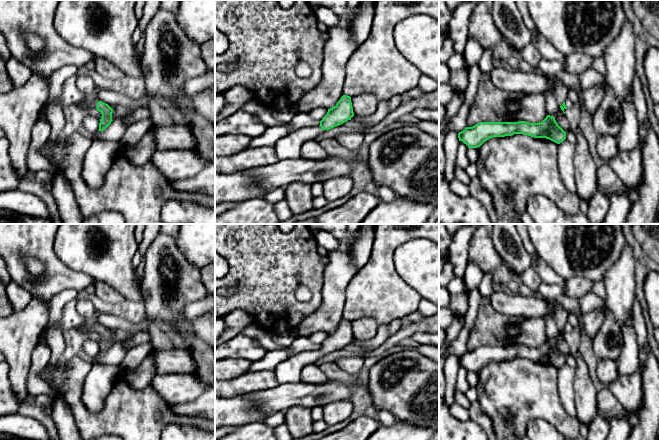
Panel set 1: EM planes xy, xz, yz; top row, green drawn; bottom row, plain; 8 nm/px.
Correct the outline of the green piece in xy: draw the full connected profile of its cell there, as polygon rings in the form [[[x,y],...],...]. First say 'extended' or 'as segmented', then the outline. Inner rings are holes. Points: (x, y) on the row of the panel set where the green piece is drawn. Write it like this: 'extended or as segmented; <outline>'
extended; [[[95,100],[93,102],[80,101],[79,105],[81,107],[84,107],[85,109],[96,108],[97,111],[99,111],[102,114],[101,119],[100,119],[100,123],[99,123],[99,130],[98,131],[103,131],[113,121],[112,120],[113,109],[108,104],[106,104],[102,101],[98,101],[98,100]]]

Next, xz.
extended; [[[343,95],[337,104],[328,109],[319,126],[305,127],[281,137],[275,144],[278,159],[297,159],[301,157],[304,142],[315,139],[324,130],[339,126],[354,116],[351,97]]]

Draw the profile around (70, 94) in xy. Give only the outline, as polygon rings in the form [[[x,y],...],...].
[[[73,76],[64,82],[60,95],[60,102],[63,106],[78,103],[85,99],[85,96],[77,88],[76,81],[77,76]]]

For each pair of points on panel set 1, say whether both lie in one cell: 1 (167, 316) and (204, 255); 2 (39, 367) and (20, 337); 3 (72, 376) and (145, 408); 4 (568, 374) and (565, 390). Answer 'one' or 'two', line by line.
1: two
2: two
3: one
4: one

